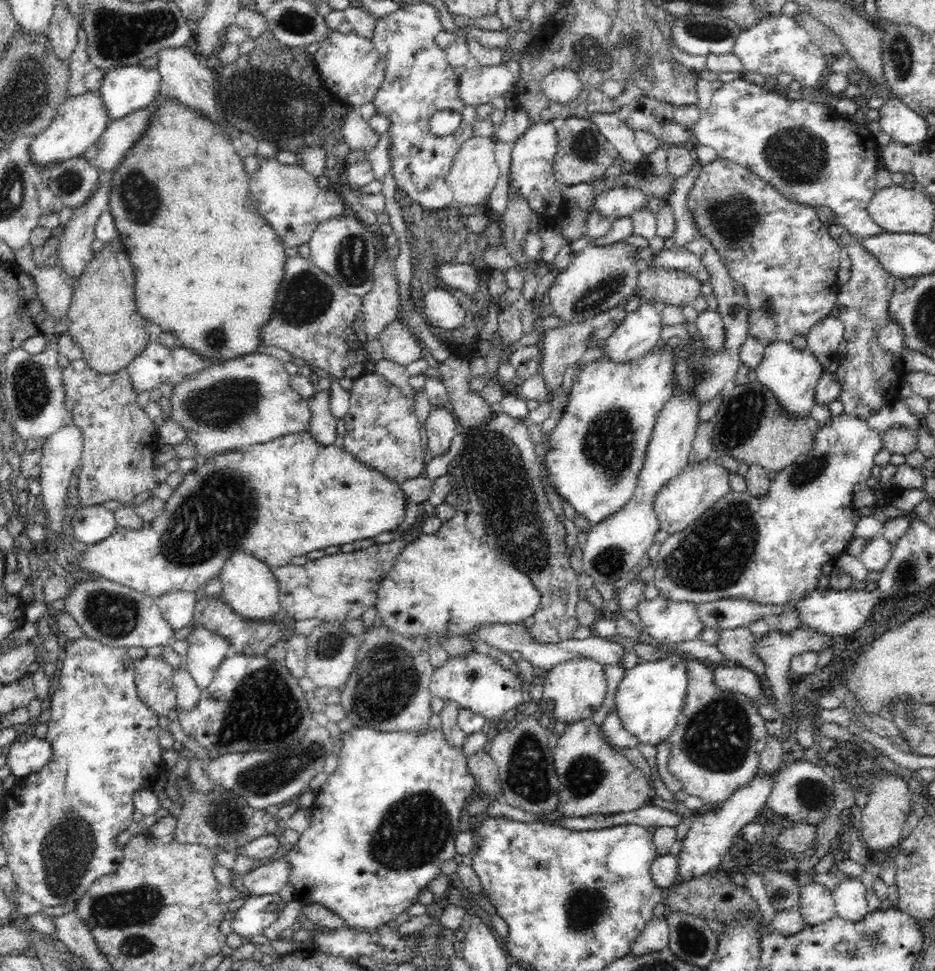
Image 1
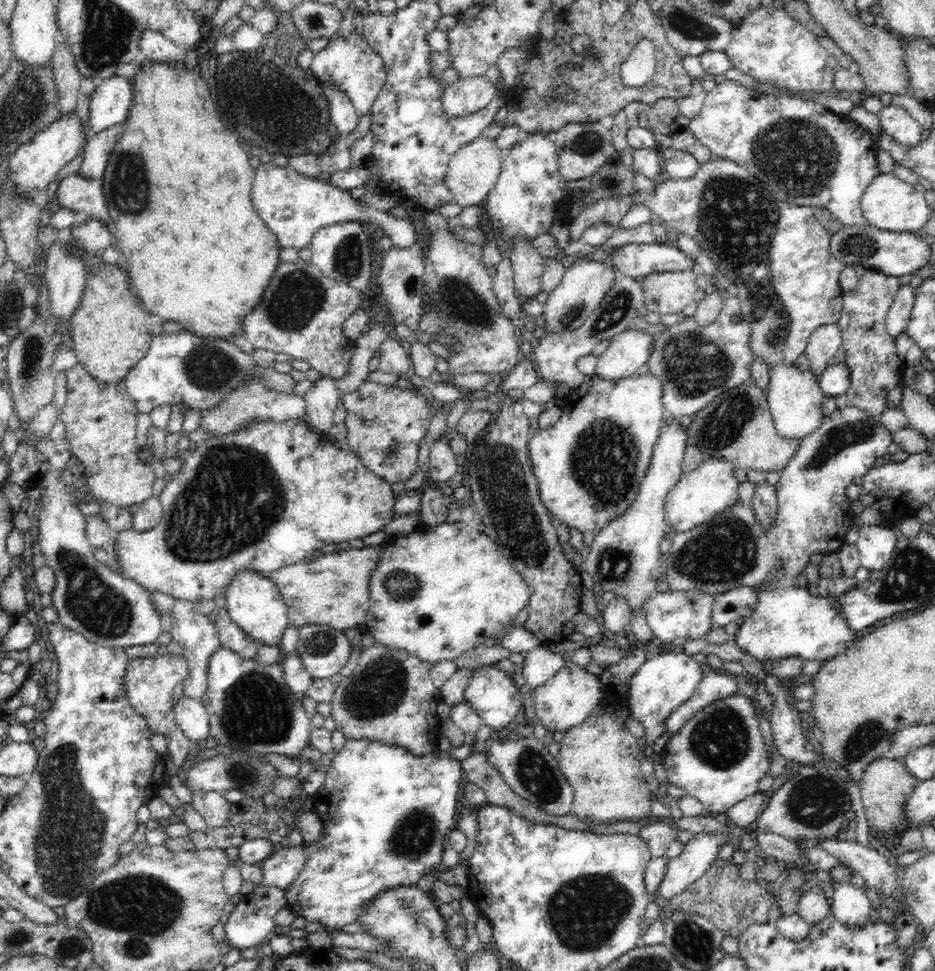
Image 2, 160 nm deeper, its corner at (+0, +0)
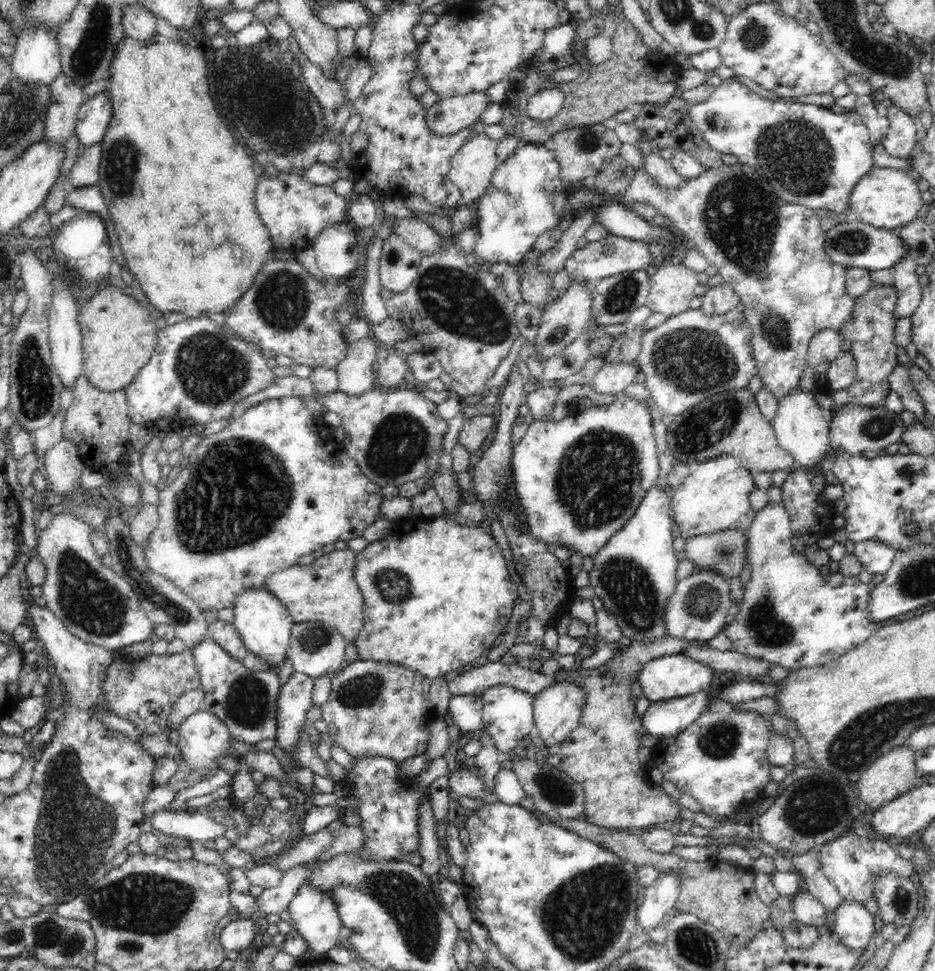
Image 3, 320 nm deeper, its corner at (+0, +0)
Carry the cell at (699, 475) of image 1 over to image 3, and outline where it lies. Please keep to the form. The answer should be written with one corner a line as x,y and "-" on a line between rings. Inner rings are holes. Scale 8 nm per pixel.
729,454
693,464
690,476
673,490
671,500
673,519
678,526
680,536
689,539
730,529
745,532
756,514
749,499
754,488
757,486
752,472
742,467
738,460

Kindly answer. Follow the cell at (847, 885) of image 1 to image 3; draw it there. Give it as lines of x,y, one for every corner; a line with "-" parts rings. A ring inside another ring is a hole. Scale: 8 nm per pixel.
843,900
836,912
833,933
851,952
863,954
874,934
874,918
865,906
854,900

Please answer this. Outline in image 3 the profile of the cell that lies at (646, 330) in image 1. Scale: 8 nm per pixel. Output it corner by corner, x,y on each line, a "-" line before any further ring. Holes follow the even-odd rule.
633,362
605,364
595,373
590,381
594,390
600,394
620,394
636,380
639,380
641,370

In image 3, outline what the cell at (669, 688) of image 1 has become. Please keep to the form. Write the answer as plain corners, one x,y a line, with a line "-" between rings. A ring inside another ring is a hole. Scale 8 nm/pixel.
666,655
660,658
653,658
642,666
638,672
638,682
642,687
643,696
650,703
661,700
682,698
702,690
708,690
712,680
716,677
713,669
686,655

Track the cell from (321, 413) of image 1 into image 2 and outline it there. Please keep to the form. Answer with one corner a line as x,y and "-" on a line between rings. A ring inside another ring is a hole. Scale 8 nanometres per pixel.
323,376
313,382
305,393
306,414
304,419
308,427
317,434
327,434
334,425
333,414
340,402
341,392
332,378

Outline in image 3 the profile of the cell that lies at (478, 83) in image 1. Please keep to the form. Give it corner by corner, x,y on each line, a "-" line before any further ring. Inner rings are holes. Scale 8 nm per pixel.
471,92
468,95
454,96
438,100
427,108
425,121
429,131
438,136
456,134
479,120
490,99
486,92

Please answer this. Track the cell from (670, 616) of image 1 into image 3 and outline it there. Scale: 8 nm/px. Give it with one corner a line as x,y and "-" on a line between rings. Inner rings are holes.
714,570
692,573
678,581
676,590
666,602
663,620
668,637
688,641
707,642
726,629
728,612
733,605
730,598
730,581

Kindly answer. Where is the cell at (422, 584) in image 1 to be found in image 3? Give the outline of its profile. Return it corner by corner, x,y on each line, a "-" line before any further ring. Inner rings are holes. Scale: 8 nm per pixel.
444,516
438,518
438,520
420,522
420,526
414,526
414,530
410,530
410,532
402,532
402,534
394,534
392,532
384,539
371,542
364,550
355,552
354,579
356,579
356,583
358,583
359,589
363,594
365,606
363,610
365,616
364,626
355,642
357,653
359,654
358,658
401,664
410,670
415,670
426,678
434,679
440,674
445,675
448,672
452,672
452,670
459,670
469,662
473,662
483,656
484,652
494,644
494,640
500,636
502,628
508,624
508,620
512,616
512,608
514,608
513,602
519,596
518,585
510,579
506,561
492,535
490,529
491,521
486,520
482,523
483,526
474,528
473,526
460,524
455,518
447,519

